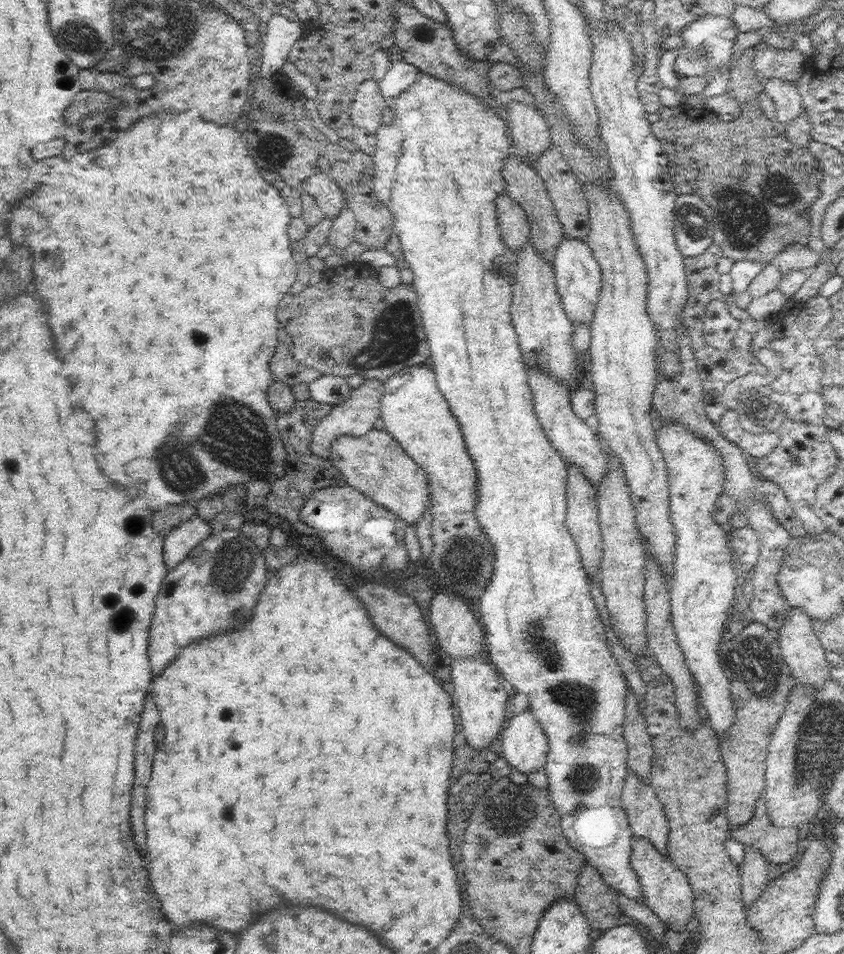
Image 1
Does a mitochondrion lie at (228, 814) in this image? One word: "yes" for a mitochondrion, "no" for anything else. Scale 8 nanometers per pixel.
no

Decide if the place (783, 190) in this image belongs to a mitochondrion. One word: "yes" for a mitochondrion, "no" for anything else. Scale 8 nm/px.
no

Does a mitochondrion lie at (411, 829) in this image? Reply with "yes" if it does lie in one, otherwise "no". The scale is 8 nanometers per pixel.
no

